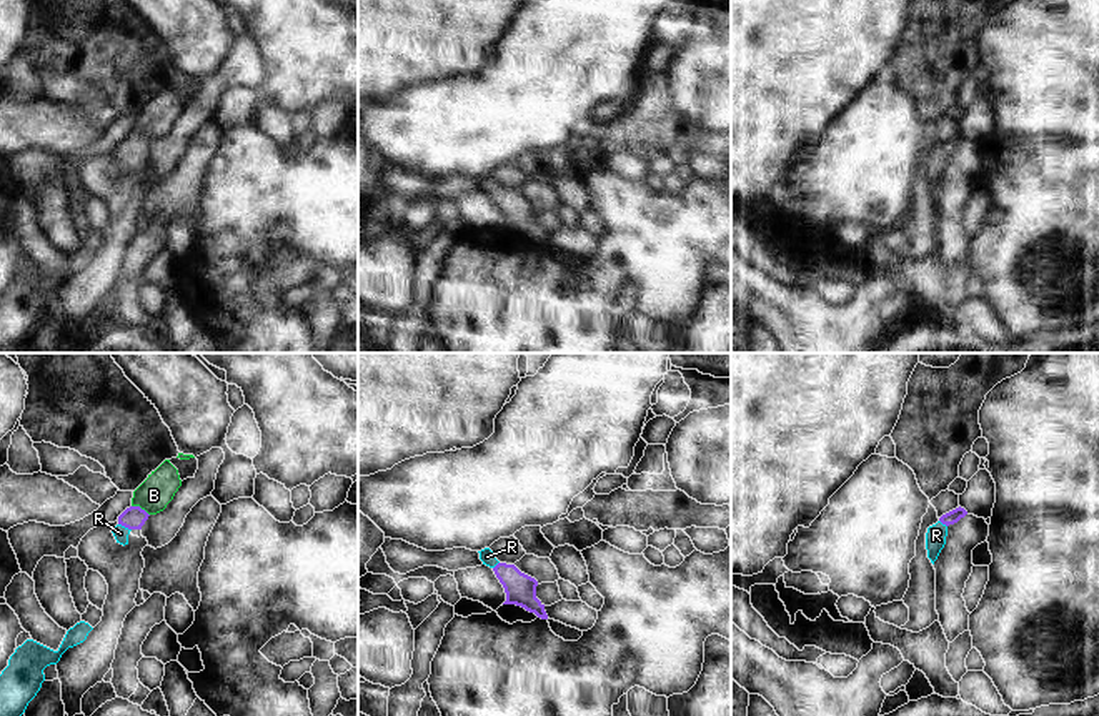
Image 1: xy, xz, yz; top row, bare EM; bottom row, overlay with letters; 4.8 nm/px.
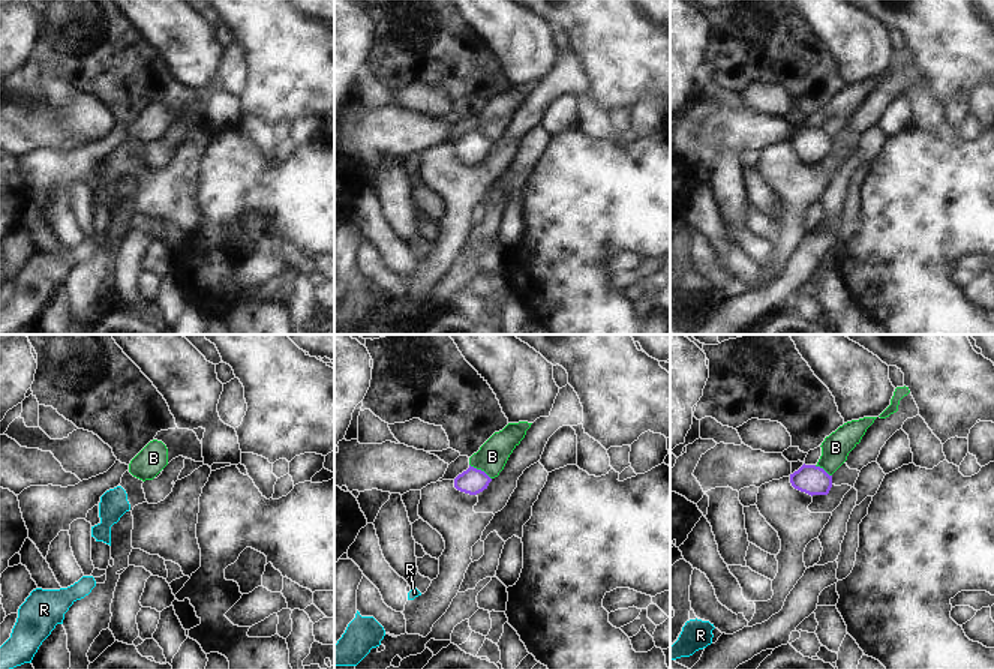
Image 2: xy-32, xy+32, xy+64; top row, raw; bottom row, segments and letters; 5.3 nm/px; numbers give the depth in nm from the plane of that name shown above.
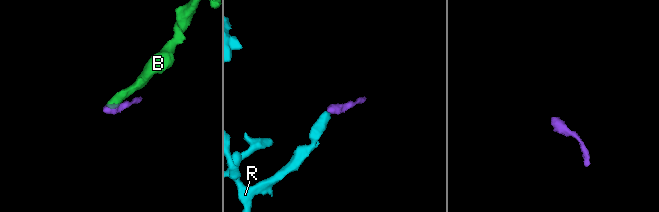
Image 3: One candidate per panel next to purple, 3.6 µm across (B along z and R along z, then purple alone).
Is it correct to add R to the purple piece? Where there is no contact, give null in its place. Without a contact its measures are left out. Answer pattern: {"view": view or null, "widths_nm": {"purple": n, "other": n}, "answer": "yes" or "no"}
{"view": "xy", "widths_nm": {"purple": 110, "other": 70}, "answer": "yes"}

